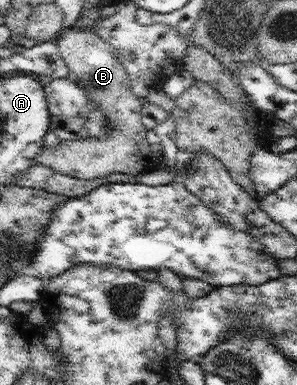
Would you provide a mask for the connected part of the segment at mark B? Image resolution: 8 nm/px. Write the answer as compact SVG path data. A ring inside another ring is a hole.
M78 26L64 28L54 38L54 42L68 66L70 78L88 93L88 99L98 105L108 117L110 132L104 138L63 140L58 144L58 148L47 144L35 158L35 164L52 167L62 174L82 180L101 178L115 172L123 172L134 177L146 171L152 152L150 144L146 141L143 121L145 101L130 92L128 74L119 56L120 50L104 42L96 33Z

